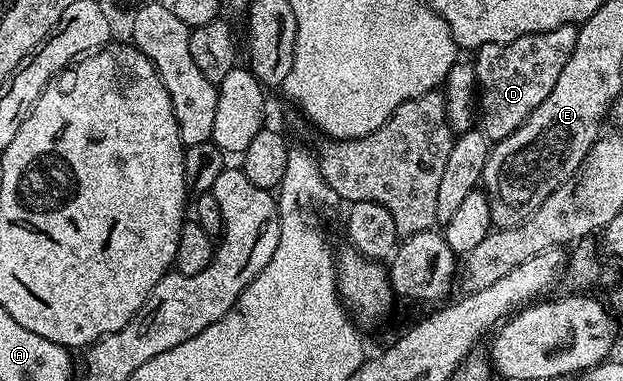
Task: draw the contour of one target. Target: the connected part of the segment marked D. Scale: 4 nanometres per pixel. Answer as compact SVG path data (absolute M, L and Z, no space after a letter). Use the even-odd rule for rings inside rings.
M562 24L553 30L513 38L513 42L508 44L486 44L478 48L473 56L475 83L478 88L477 108L481 113L477 124L487 135L488 141L509 138L509 134L513 134L513 130L517 130L517 126L521 126L521 122L525 122L525 118L529 118L529 114L533 114L533 110L537 110L537 106L545 102L545 98L549 98L549 90L553 90L553 85L561 75L565 62L569 62L569 54L573 54L578 33L576 25Z

